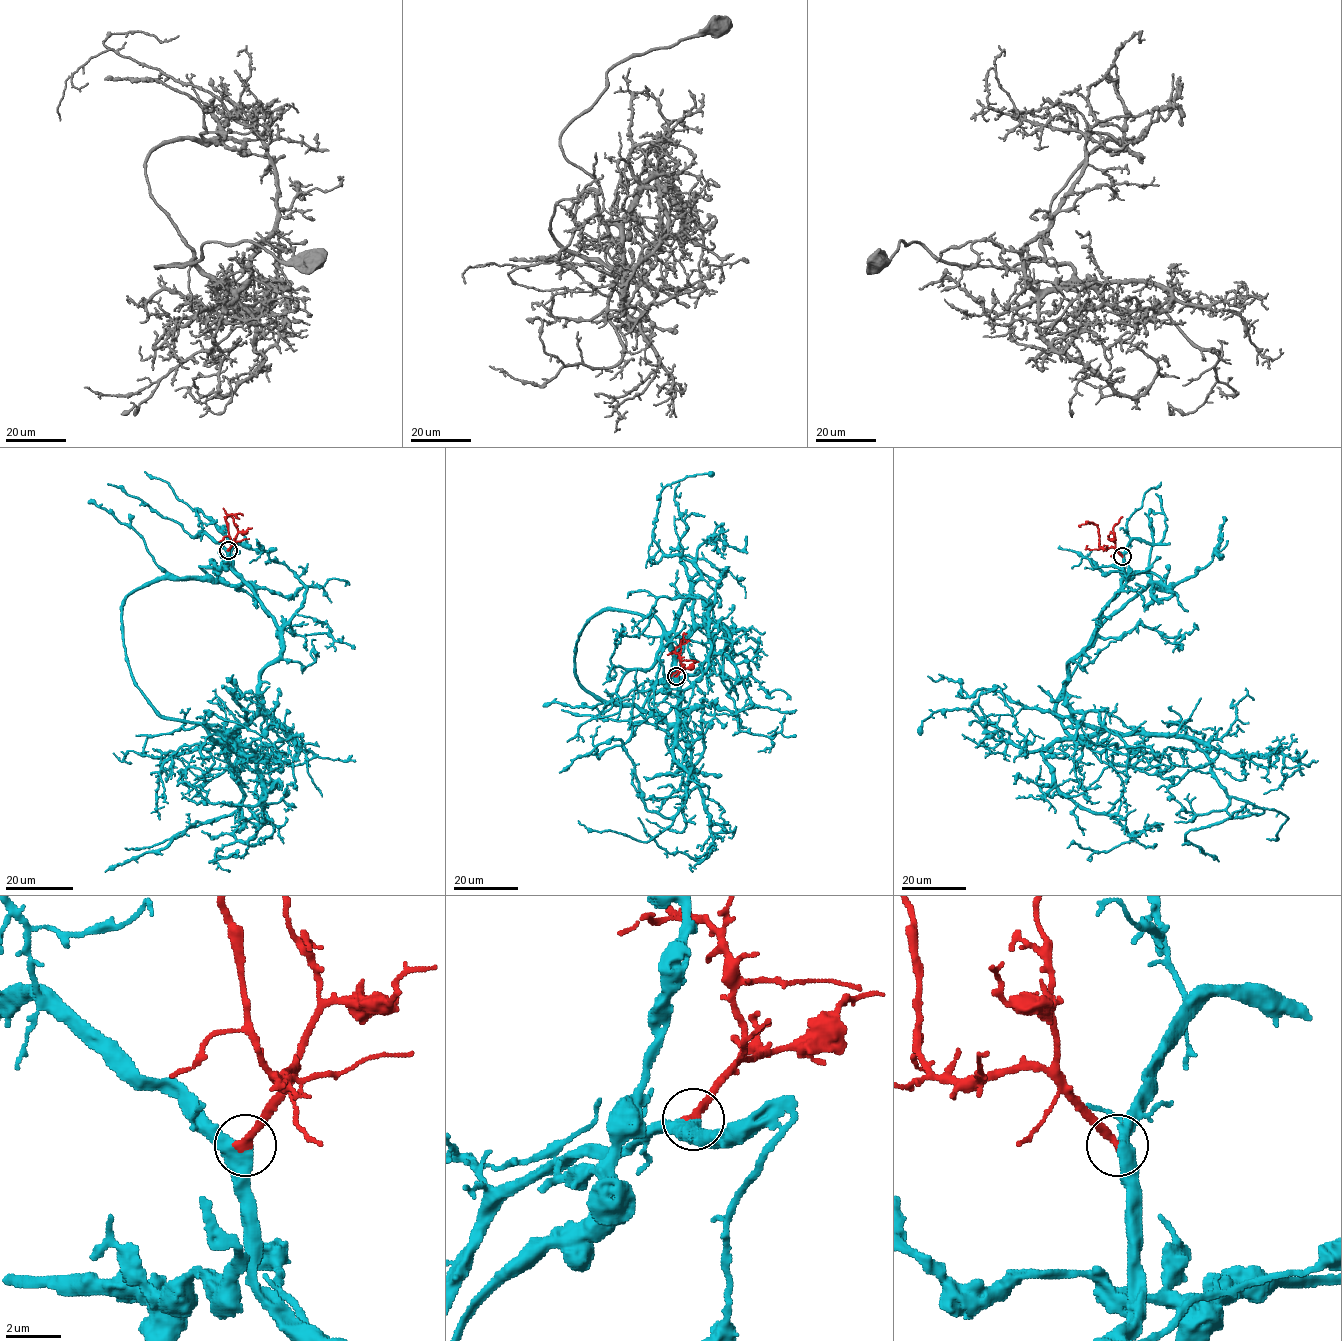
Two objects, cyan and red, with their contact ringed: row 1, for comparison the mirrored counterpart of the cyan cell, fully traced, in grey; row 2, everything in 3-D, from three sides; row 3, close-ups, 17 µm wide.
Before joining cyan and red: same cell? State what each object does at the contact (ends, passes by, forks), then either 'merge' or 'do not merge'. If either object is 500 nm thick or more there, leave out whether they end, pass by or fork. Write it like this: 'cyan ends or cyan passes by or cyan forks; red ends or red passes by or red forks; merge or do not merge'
merge

